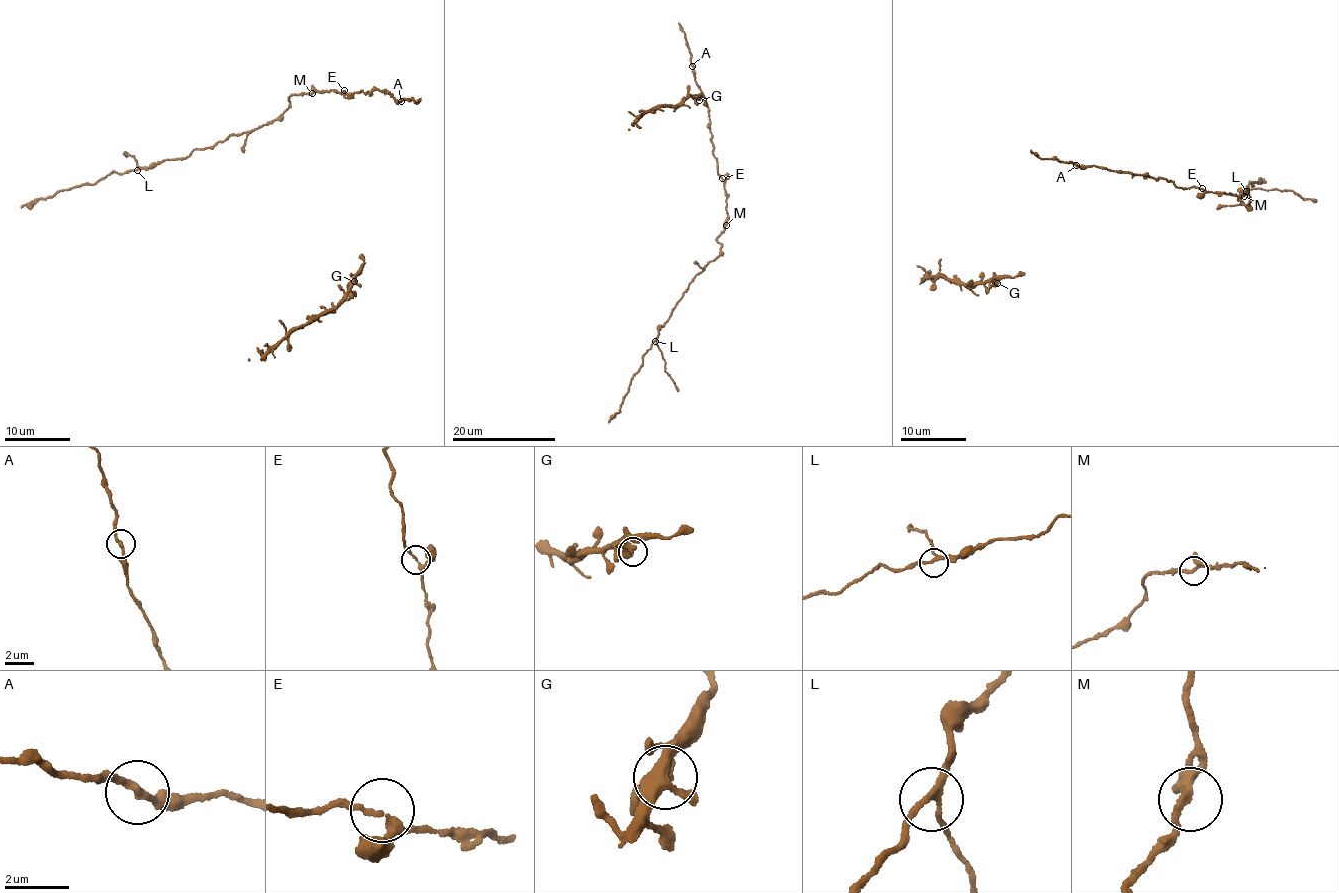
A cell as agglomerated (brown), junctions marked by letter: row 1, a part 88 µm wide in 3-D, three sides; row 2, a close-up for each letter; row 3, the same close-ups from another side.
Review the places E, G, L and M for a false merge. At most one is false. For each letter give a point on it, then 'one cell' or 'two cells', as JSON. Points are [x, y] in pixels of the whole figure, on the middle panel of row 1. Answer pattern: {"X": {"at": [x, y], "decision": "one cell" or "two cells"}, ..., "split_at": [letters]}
{"E": {"at": [722, 178], "decision": "one cell"}, "G": {"at": [699, 100], "decision": "one cell"}, "L": {"at": [655, 341], "decision": "one cell"}, "M": {"at": [726, 225], "decision": "one cell"}, "split_at": []}

